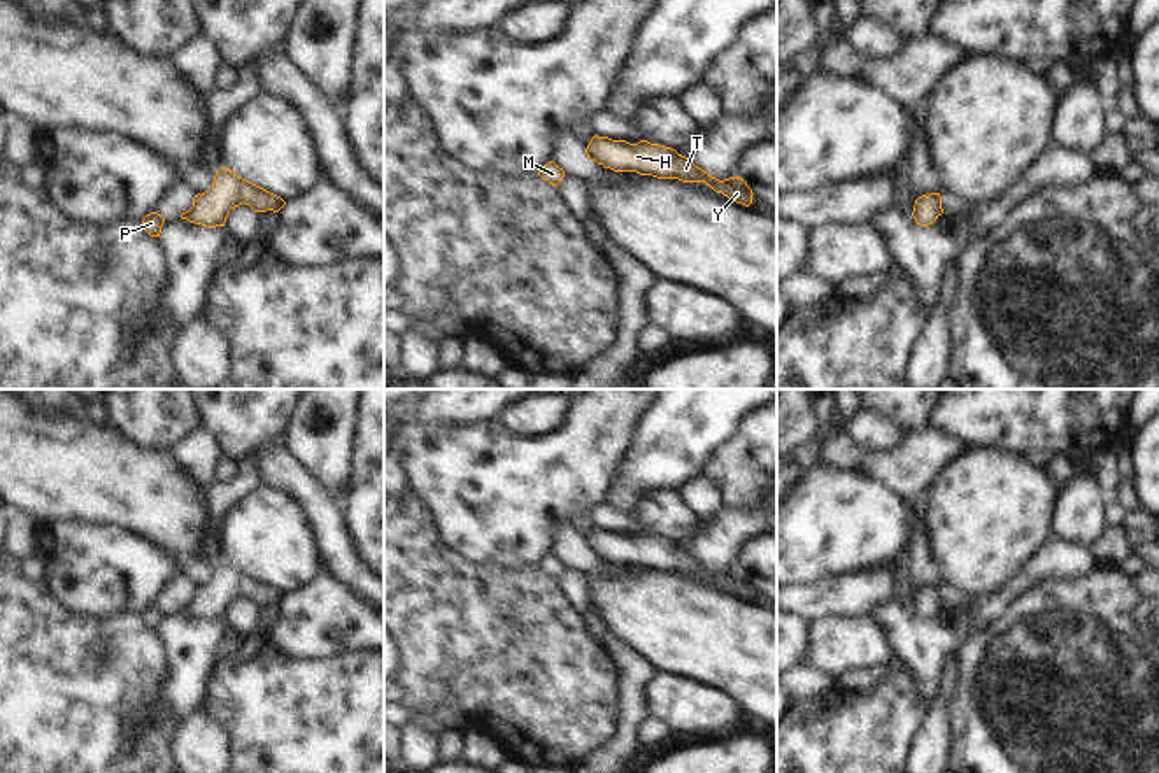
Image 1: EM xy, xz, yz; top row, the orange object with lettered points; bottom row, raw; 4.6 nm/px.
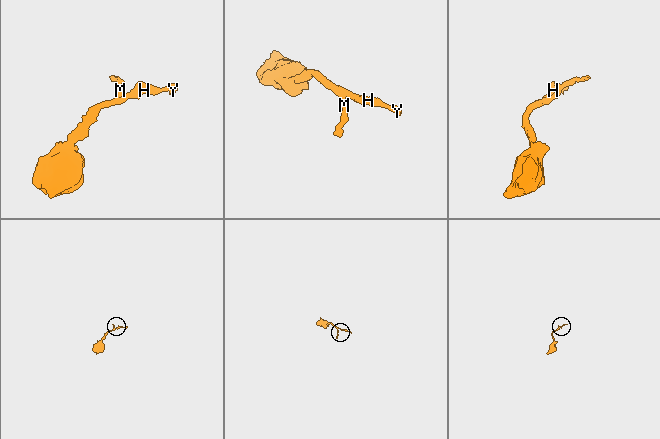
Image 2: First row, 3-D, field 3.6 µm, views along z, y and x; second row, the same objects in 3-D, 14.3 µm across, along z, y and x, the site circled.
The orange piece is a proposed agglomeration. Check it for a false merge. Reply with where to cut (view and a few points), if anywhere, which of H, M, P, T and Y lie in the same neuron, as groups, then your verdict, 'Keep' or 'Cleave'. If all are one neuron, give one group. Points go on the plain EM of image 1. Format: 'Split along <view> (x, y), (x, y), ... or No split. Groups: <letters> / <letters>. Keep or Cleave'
No split. Groups: H M P T Y. Keep

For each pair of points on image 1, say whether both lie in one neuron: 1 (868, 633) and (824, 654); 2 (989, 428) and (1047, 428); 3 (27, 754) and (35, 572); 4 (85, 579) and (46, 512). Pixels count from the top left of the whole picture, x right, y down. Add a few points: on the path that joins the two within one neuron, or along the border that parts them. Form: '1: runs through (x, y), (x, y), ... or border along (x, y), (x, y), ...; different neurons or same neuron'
1: runs through (858, 642), (835, 647); same neuron
2: runs through (1003, 426), (1033, 426); same neuron
3: border along (20, 561), (20, 570), (27, 577), (44, 581); different neurons
4: border along (95, 523), (58, 521), (39, 524); different neurons

